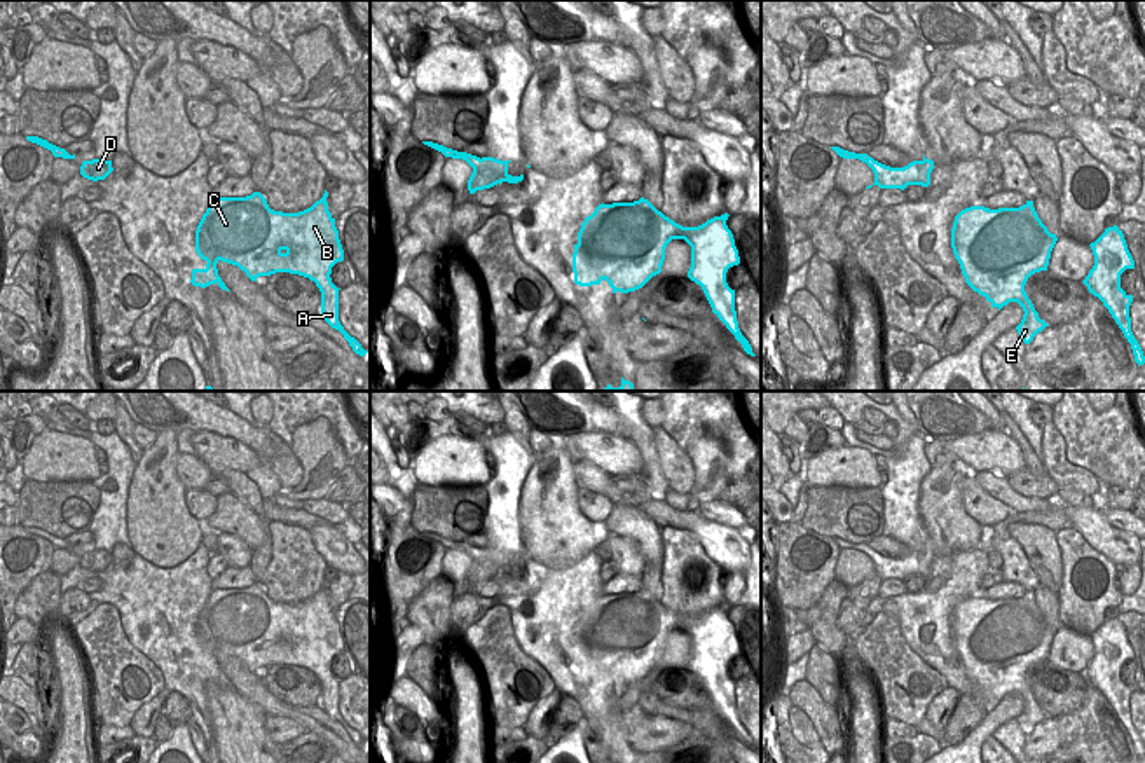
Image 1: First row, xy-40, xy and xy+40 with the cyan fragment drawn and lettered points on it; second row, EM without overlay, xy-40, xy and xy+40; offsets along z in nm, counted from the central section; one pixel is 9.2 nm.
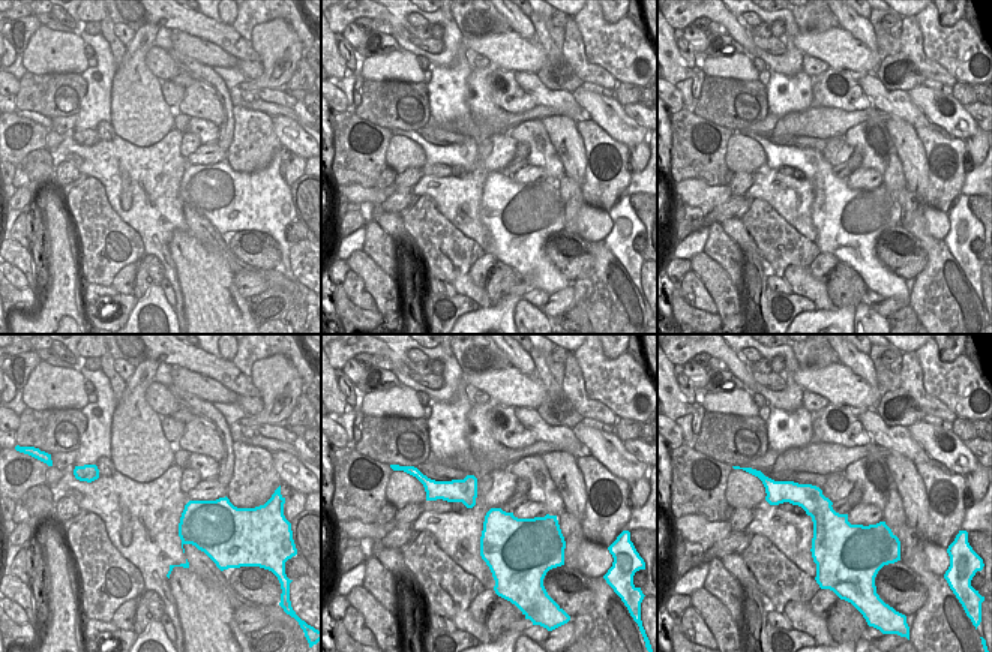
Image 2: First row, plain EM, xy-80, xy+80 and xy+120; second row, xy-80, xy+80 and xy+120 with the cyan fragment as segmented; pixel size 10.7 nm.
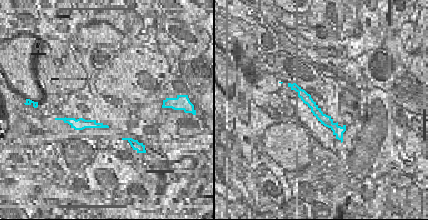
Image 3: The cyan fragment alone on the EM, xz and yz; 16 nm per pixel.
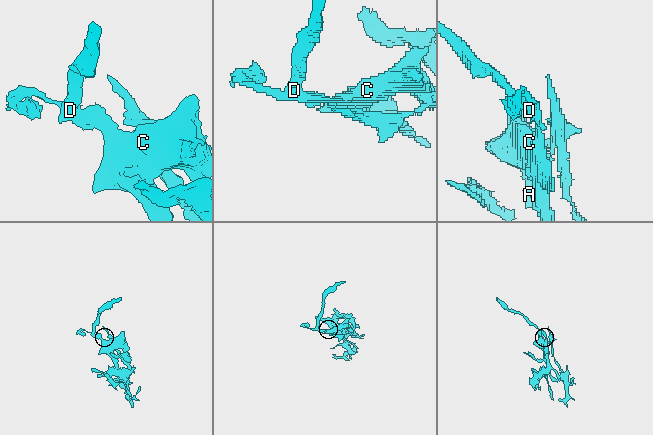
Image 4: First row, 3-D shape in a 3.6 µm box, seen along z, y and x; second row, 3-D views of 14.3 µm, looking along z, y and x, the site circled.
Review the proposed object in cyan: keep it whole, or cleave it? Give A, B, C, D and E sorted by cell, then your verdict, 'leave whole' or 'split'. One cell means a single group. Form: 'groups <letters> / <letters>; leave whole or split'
groups A B C E / D; split

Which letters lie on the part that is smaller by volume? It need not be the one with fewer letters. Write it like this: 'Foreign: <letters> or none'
Foreign: D

